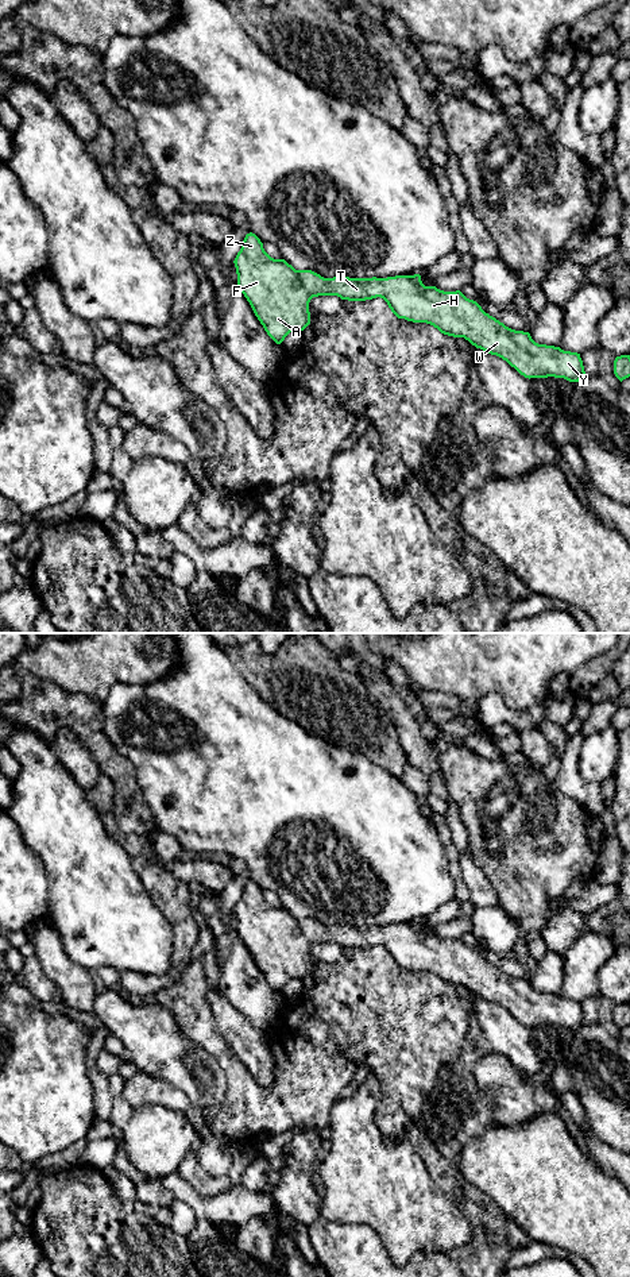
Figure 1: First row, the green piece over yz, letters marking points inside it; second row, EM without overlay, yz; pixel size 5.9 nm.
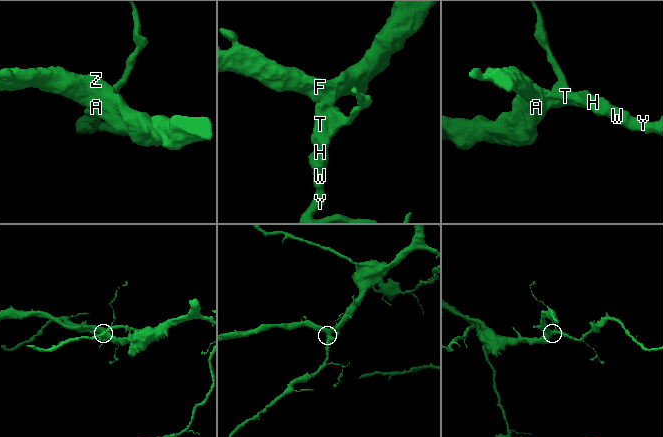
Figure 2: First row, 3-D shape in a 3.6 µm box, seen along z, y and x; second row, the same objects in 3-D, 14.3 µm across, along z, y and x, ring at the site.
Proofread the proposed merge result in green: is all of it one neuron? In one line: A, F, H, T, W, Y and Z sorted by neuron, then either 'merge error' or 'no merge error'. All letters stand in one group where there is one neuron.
A F H T W Y Z | no merge error

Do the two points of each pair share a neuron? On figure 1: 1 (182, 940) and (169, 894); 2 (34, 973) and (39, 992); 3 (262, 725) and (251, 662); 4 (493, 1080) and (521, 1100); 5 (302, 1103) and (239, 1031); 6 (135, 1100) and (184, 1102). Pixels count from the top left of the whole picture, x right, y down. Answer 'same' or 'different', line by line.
1: same
2: same
3: different
4: same
5: different
6: same

